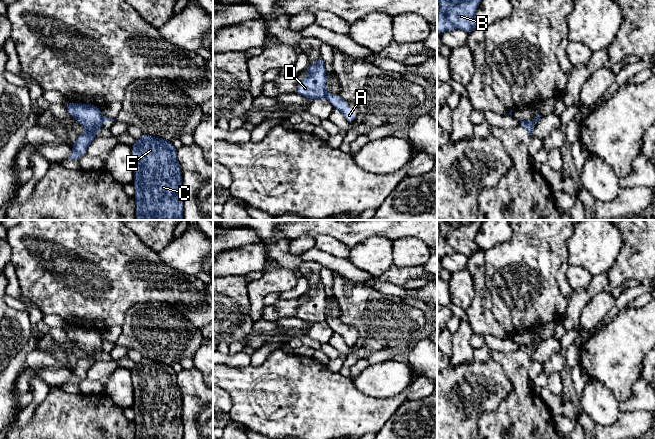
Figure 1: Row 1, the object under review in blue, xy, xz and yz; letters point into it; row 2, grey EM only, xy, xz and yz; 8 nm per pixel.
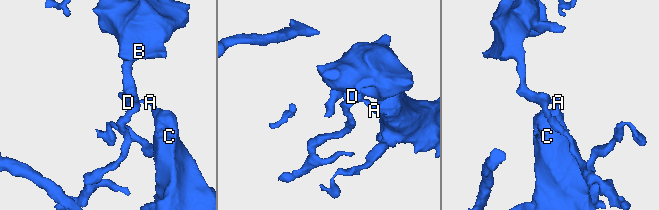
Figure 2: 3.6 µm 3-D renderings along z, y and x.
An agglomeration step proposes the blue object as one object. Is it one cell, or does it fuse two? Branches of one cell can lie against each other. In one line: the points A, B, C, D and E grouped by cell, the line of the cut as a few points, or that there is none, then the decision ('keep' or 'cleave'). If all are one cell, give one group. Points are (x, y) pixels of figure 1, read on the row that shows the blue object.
A C E / B D; cut in xz along (327, 93), (324, 98); cleave

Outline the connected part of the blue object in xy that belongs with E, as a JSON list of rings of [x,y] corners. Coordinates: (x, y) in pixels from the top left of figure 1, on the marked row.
[[[147,134],[132,148],[136,220],[183,220],[177,149],[166,138]]]

